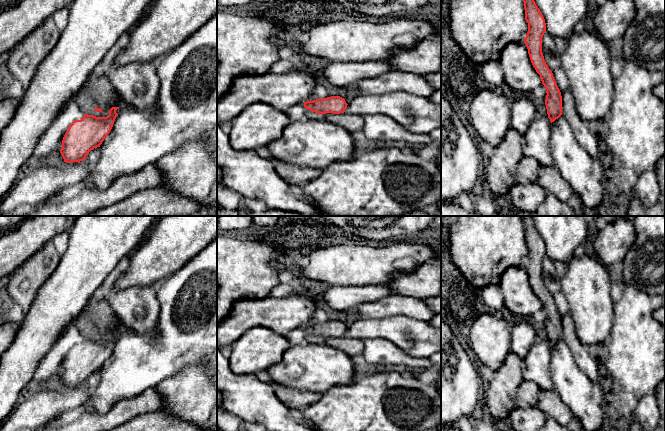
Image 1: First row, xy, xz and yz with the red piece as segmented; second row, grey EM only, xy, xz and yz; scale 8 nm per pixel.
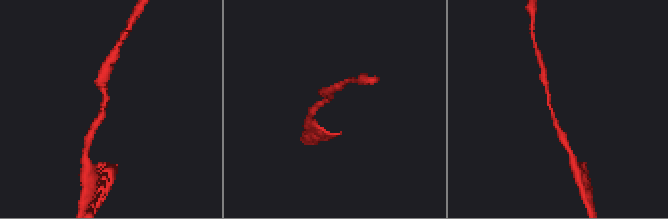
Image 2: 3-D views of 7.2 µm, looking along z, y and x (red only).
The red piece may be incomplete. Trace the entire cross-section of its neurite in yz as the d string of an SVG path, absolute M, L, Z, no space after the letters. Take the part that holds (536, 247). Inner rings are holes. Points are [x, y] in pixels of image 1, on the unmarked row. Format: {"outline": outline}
{"outline": "M521 216L524 226L525 244L528 247L528 256L524 267L533 291L540 299L542 308L546 313L545 329L551 347L562 339L562 320L553 301L552 295L544 284L542 277L542 262L546 256L545 243L537 231L532 216Z"}

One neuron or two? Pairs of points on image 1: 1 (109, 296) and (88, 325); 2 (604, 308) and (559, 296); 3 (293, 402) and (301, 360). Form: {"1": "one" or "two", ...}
{"1": "two", "2": "two", "3": "two"}

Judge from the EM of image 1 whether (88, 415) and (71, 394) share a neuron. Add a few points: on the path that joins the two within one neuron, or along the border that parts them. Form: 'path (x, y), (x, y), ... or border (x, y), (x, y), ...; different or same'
path (88, 408), (88, 405), (78, 396); same

